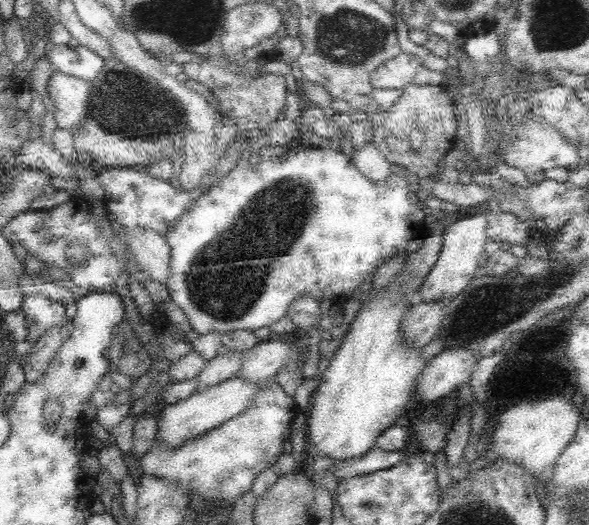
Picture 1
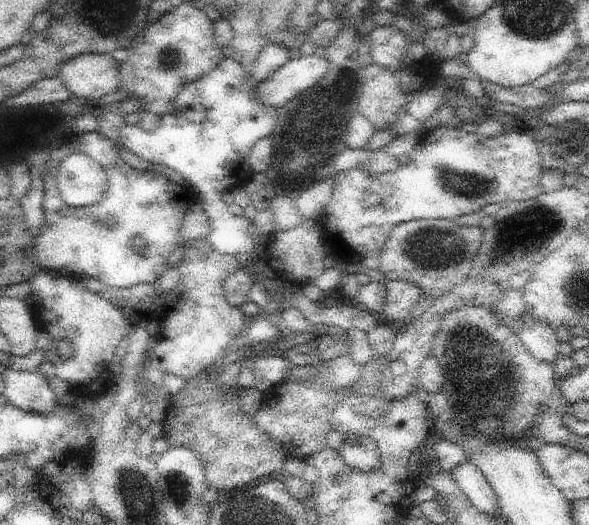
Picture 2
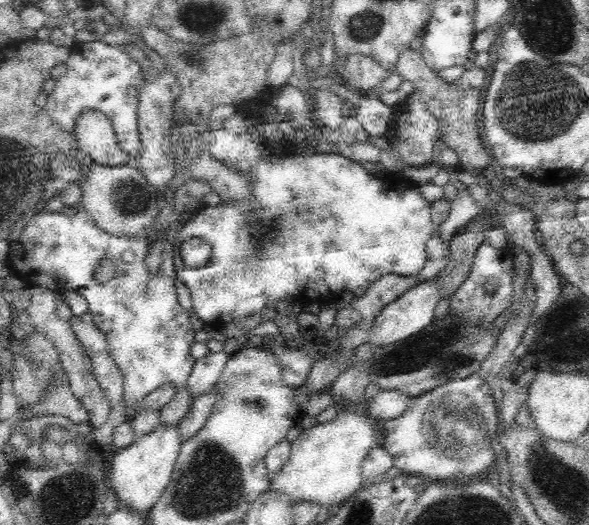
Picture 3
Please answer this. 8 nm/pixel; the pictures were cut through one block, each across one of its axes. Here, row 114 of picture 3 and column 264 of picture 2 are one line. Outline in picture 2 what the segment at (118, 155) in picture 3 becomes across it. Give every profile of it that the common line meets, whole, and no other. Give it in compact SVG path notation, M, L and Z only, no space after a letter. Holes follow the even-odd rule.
M313 54L313 56L301 56L299 60L289 60L269 78L265 78L257 86L257 90L253 90L253 100L261 102L263 106L279 110L305 90L317 86L317 82L321 82L327 70L329 60L325 56Z

